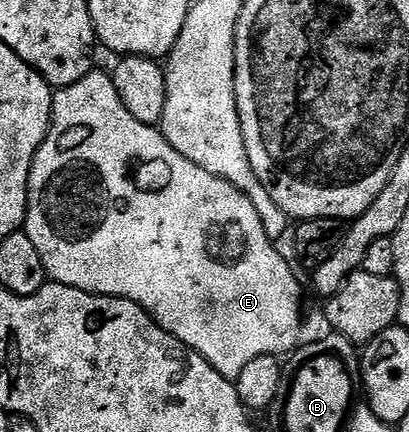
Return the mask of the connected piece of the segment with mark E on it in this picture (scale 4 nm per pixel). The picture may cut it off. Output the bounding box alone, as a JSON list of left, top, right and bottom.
[24,69,302,381]

